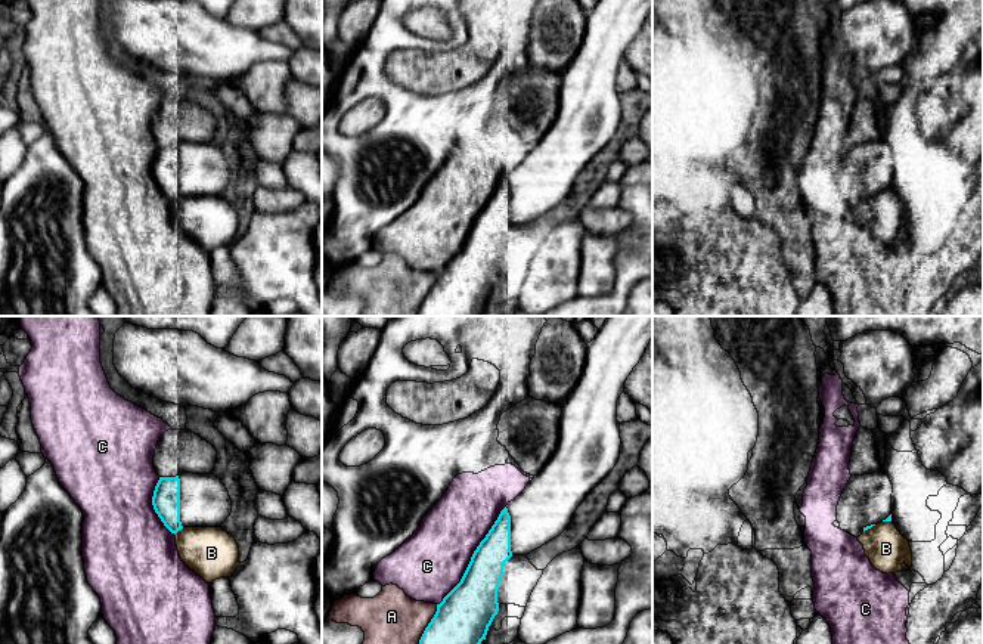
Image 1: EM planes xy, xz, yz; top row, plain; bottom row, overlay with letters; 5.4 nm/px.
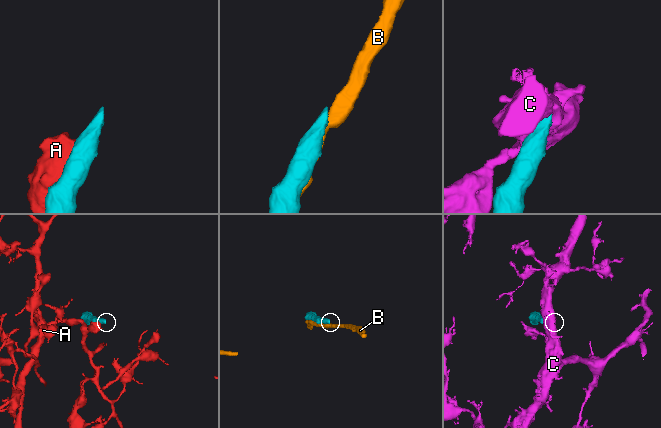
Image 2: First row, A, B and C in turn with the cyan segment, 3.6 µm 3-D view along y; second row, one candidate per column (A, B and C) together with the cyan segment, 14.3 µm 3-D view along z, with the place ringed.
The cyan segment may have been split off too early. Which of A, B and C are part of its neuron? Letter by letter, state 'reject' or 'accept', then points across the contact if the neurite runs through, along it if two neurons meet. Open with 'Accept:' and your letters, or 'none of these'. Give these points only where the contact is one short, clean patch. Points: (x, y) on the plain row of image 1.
Accept: none of these
A: reject
B: reject
C: reject

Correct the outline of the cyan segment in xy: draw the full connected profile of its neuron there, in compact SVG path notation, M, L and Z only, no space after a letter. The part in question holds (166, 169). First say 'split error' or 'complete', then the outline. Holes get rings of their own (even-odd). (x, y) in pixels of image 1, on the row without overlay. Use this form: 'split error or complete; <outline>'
split error; M214 143L159 146L152 174L174 204L183 196L220 196L232 182L229 161Z

